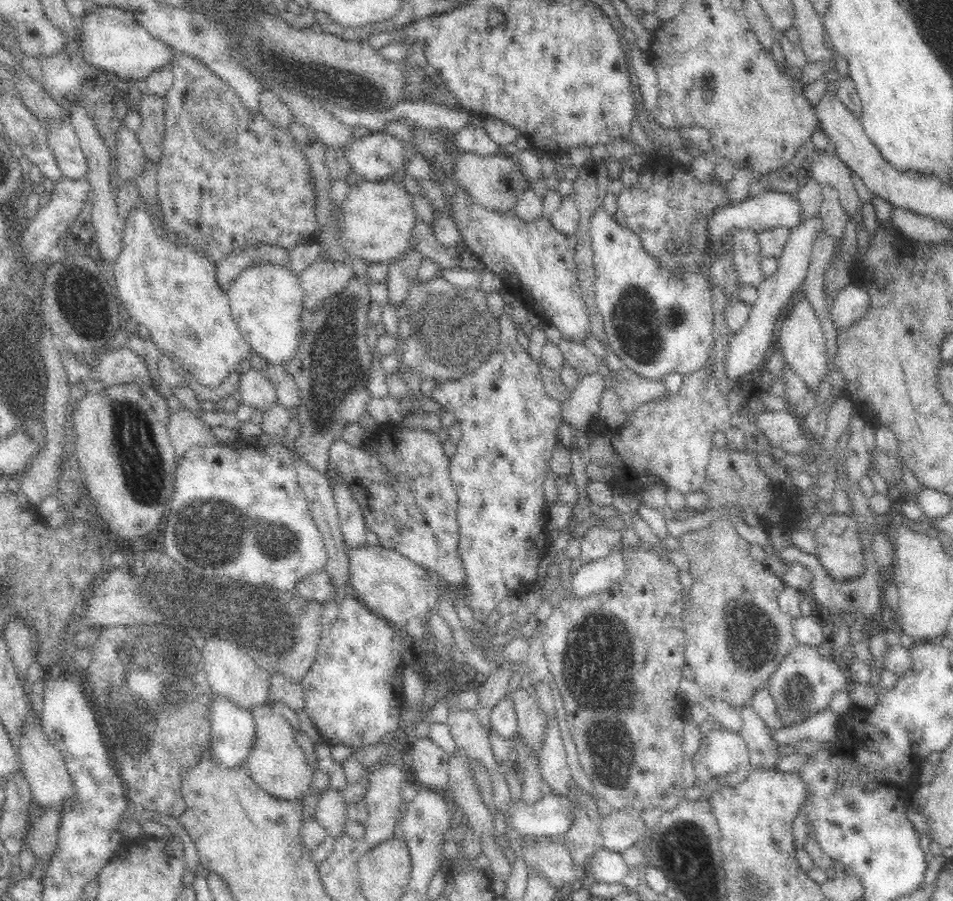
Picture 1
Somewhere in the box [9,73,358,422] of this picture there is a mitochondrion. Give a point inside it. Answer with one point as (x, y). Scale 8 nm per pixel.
(69, 296)

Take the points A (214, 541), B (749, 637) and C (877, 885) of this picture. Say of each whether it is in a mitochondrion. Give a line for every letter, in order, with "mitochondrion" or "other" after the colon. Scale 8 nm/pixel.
A: mitochondrion
B: mitochondrion
C: other

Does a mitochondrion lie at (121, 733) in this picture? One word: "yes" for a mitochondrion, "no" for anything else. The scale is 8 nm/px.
yes

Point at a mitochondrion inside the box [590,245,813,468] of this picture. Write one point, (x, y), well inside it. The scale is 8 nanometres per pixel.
(634, 309)

